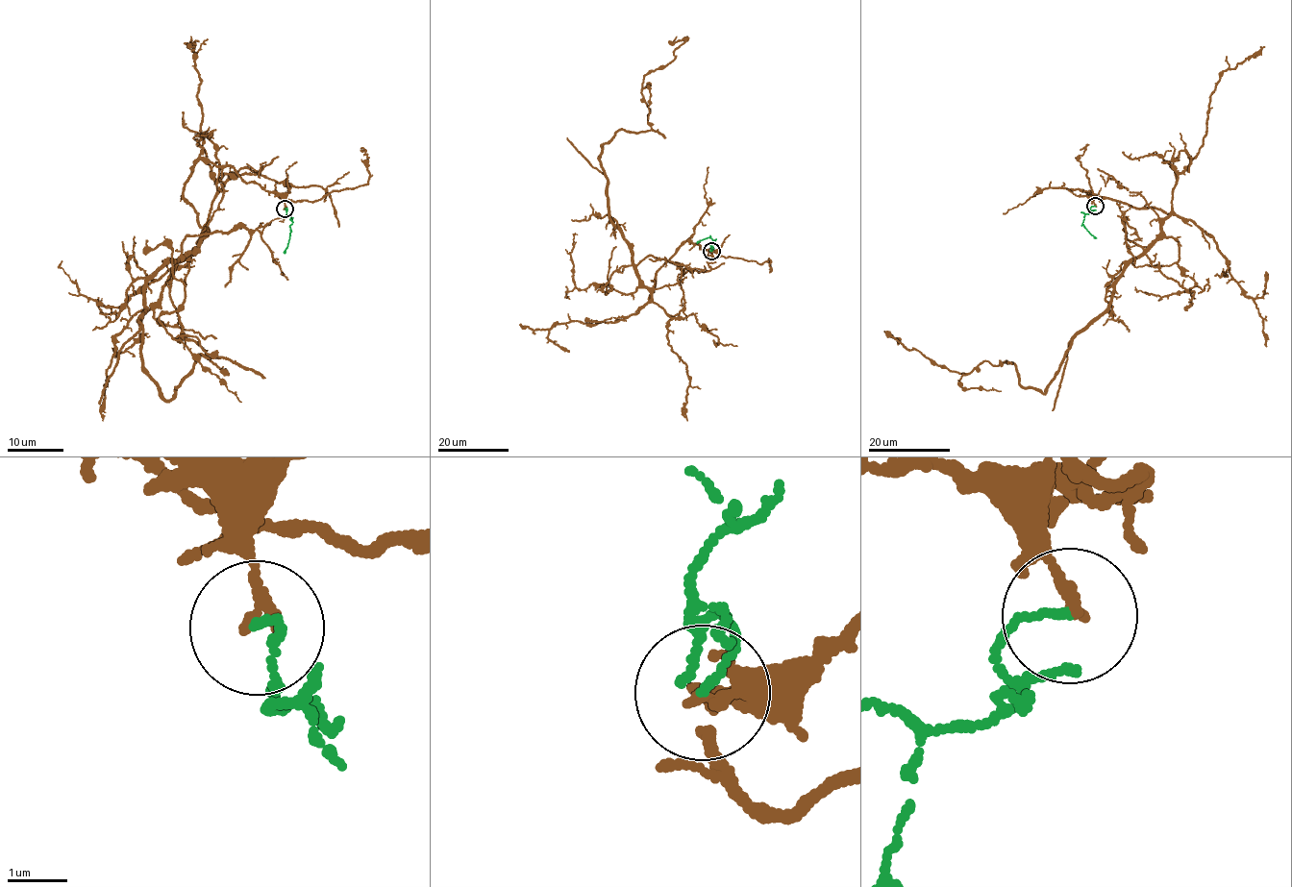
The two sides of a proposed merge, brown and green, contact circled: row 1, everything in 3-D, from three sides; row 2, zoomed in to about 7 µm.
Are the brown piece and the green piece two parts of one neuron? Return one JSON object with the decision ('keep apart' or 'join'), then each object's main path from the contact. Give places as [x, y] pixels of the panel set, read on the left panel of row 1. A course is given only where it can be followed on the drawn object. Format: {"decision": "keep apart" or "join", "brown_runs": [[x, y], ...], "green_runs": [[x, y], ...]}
{"decision": "keep apart", "brown_runs": [[284, 209], [198, 160], [207, 233], [136, 322], [166, 400], [219, 357], [166, 332], [185, 292], [147, 239]], "green_runs": [[285, 209], [285, 216], [290, 218], [290, 232], [284, 254]]}

